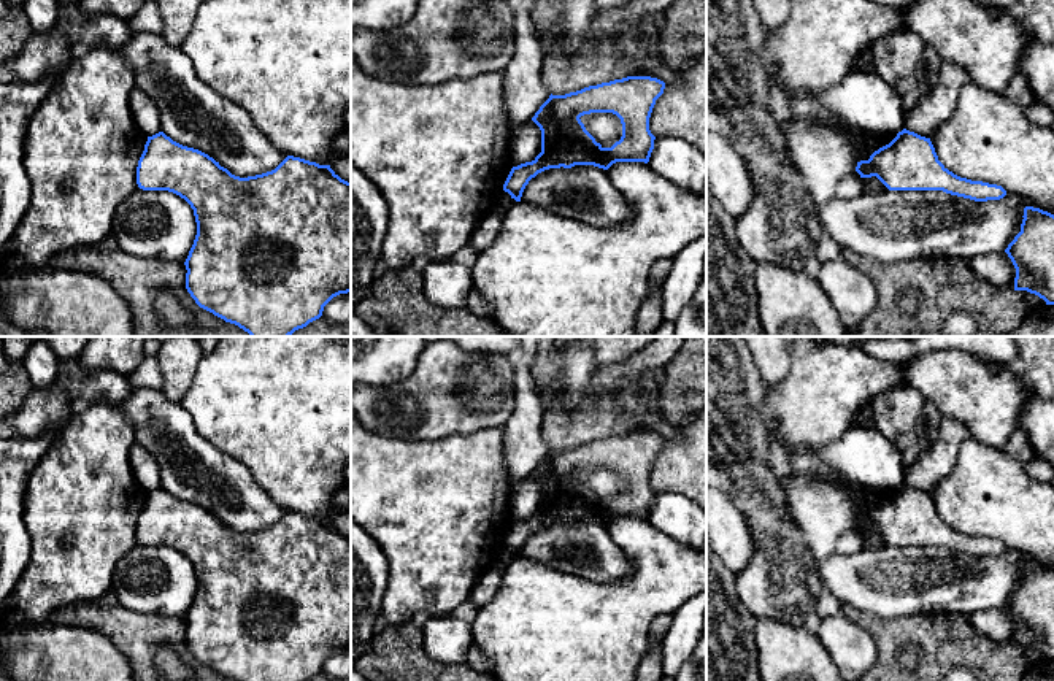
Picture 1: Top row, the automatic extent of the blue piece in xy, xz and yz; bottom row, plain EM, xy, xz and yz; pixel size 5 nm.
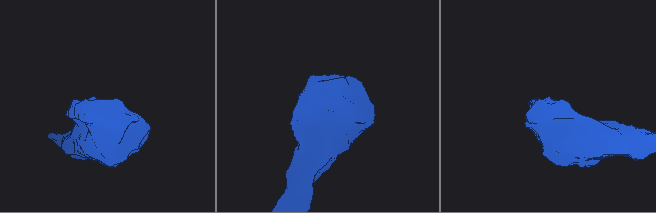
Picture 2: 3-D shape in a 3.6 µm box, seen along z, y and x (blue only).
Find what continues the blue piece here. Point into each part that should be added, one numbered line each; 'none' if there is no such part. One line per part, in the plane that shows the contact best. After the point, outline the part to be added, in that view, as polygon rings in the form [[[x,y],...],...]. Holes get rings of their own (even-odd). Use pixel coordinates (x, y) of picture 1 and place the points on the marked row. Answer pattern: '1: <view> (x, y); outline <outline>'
none

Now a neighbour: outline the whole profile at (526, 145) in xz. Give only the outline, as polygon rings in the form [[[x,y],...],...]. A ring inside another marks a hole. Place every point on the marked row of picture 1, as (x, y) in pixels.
[[[532,119],[522,125],[513,127],[510,144],[510,159],[513,167],[535,160],[540,152],[541,130]]]

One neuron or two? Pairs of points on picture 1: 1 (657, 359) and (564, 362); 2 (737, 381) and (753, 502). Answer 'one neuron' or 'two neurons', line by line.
1: two neurons
2: one neuron

